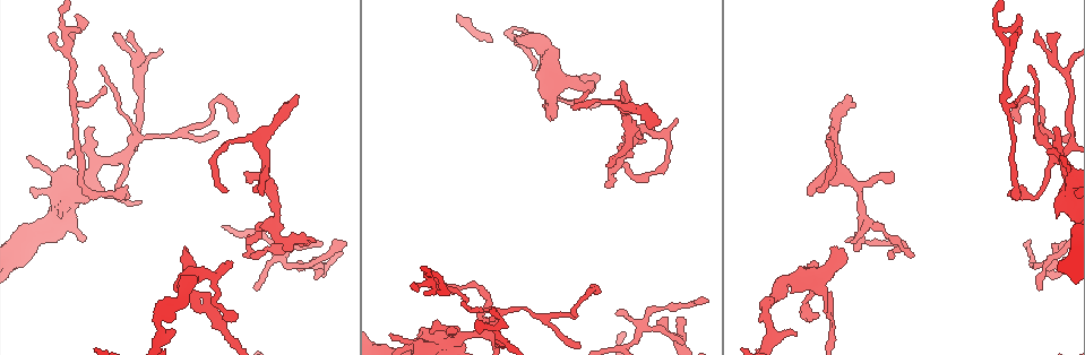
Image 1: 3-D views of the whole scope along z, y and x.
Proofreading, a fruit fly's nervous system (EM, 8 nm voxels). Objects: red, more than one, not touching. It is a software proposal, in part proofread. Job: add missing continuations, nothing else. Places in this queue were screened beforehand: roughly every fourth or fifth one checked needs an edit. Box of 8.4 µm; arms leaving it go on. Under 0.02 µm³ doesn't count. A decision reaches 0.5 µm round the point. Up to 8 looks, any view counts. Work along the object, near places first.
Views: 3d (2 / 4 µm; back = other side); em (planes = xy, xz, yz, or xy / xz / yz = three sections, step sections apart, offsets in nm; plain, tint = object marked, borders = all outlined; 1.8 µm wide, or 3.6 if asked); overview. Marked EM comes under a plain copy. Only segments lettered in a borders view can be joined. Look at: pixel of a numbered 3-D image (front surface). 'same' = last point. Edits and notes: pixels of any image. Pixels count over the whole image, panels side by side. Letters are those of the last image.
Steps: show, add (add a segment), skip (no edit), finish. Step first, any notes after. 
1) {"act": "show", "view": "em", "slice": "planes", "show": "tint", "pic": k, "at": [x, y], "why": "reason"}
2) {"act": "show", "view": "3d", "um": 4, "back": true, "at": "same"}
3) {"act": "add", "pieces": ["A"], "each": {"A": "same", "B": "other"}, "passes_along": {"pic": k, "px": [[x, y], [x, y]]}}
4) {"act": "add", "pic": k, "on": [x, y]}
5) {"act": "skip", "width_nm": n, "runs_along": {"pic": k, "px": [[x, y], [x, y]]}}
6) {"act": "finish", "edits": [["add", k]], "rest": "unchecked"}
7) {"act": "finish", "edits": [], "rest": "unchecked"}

{"act": "show", "view": "em", "slice": "planes", "show": "borders", "pic": 1, "at": [191, 275], "why": "four-way junction"}

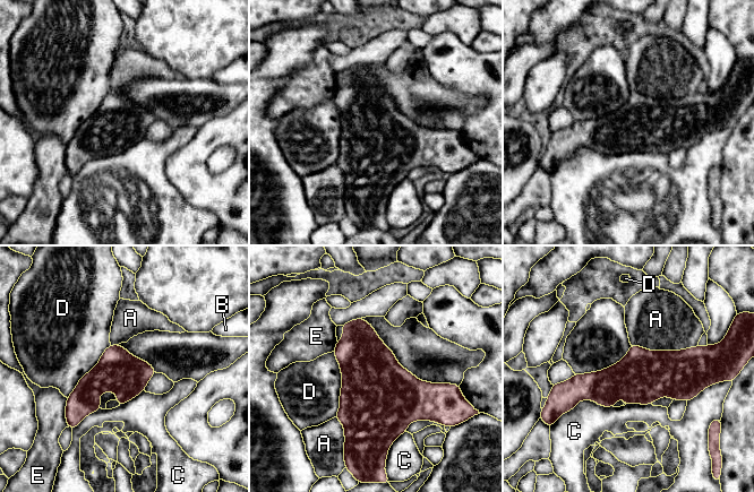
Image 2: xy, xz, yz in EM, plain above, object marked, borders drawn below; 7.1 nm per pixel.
{"act": "skip", "width_nm": 320, "each": {"A": "other", "B": "other", "C": "other", "D": "other", "E": "other"}, "found": "no lettered segment goes on from it"}

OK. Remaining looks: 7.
{"act": "show", "view": "3d", "um": 2, "back": true, "pic": 1, "at": [849, 96], "why": "an open end"}

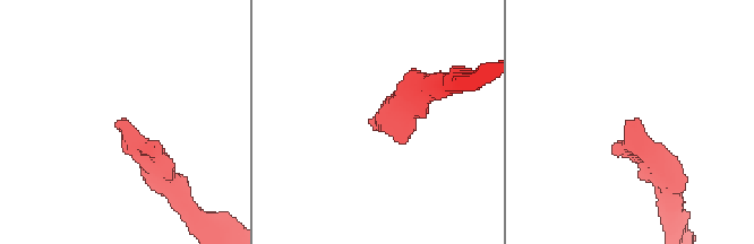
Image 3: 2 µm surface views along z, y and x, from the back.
{"act": "show", "view": "em", "um": 3.6, "slice": "planes", "show": "borders", "pic": 3, "at": [123, 120], "why": "now the EM"}

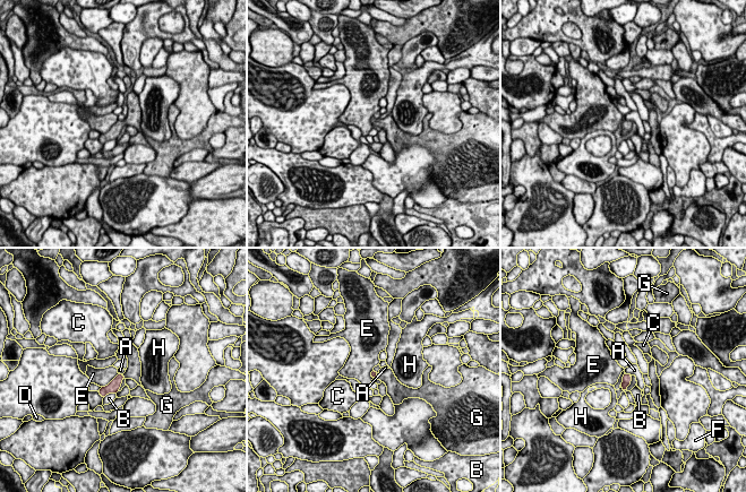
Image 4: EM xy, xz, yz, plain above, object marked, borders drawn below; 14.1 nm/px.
{"act": "add", "pieces": ["G"], "longest_contact_nm": ["E", 340], "each": {"A": "other", "B": "other", "C": "other", "D": "other", "E": "other", "F": "other", "G": "same", "H": "other"}, "found": "it goes on there"}

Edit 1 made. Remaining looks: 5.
{"act": "show", "view": "overview", "why": "redraw"}

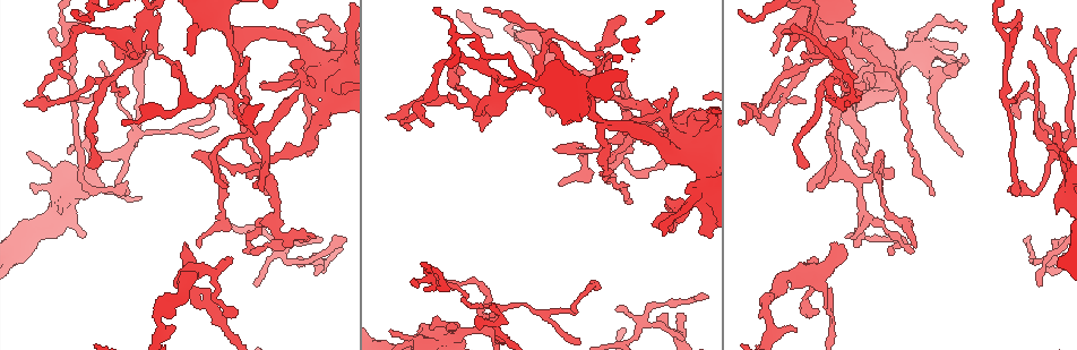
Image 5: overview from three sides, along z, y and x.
{"act": "show", "view": "3d", "um": 2, "back": true, "pic": 5, "at": [479, 111], "why": "thin end"}

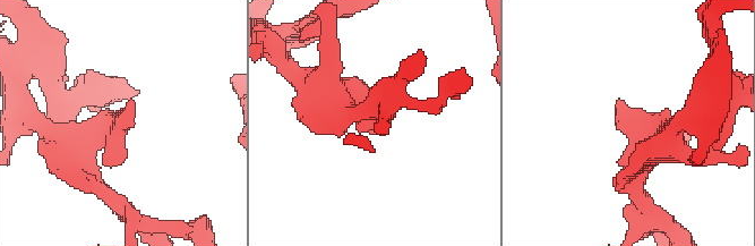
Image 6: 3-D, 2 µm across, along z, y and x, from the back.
{"act": "show", "view": "em", "slice": "planes", "show": "tint", "pic": 6, "at": [622, 106], "why": "need the tissue"}

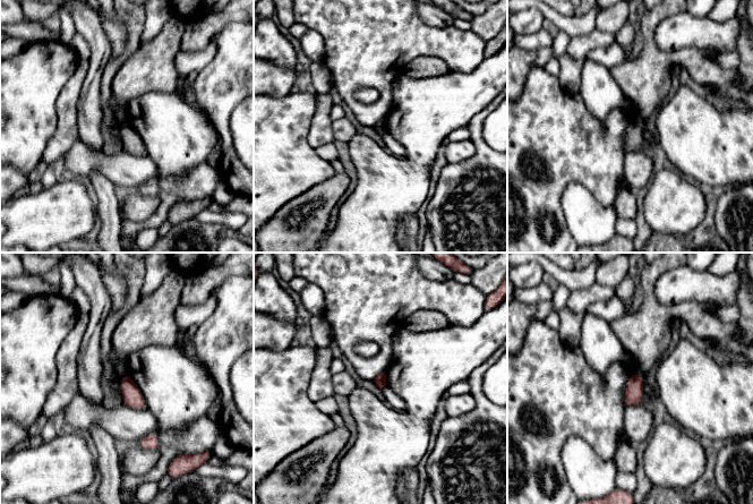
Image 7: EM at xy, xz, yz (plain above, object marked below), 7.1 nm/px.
{"act": "show", "view": "em", "slice": "planes", "show": "borders", "at": "same", "why": "what lies round it"}

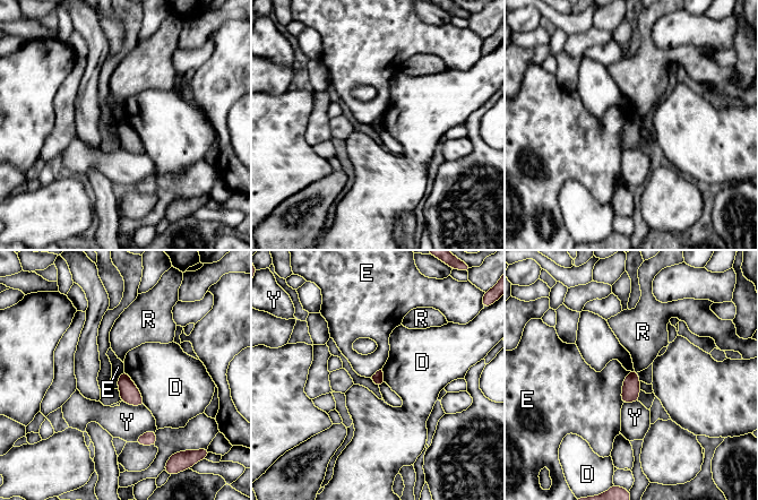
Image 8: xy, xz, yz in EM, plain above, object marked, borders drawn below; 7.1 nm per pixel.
{"act": "skip", "each": {"D": "other", "E": "other", "R": "other", "Y": "other"}, "found": "none of them fits"}

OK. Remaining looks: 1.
{"act": "show", "view": "em", "slice": "yz", "step": 8, "show": "borders", "pic": 5, "at": [274, 217], "why": "arms part here"}

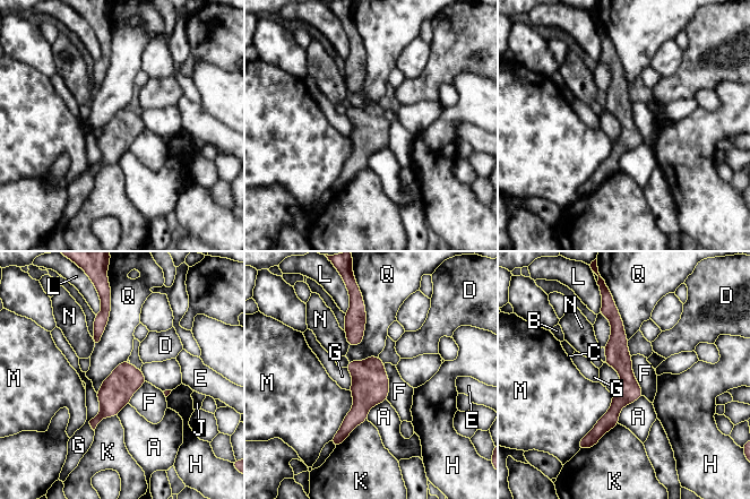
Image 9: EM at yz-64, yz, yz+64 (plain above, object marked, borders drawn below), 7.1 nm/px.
{"act": "skip", "each": {"A": "other", "B": "other", "C": "other", "D": "other", "E": "other", "F": "other", "G": "other", "H": "other", "J": "other", "K": "other", "L": "other", "M": "other", "N": "other", "Q": "other"}, "runs_along": {"pic": 9, "px": [[614, 311], [626, 395], [595, 438]]}, "found": "no lettered segment goes on from it"}

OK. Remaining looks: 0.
{"act": "finish", "edits": [["add", 4]], "rest": "unchecked"}

